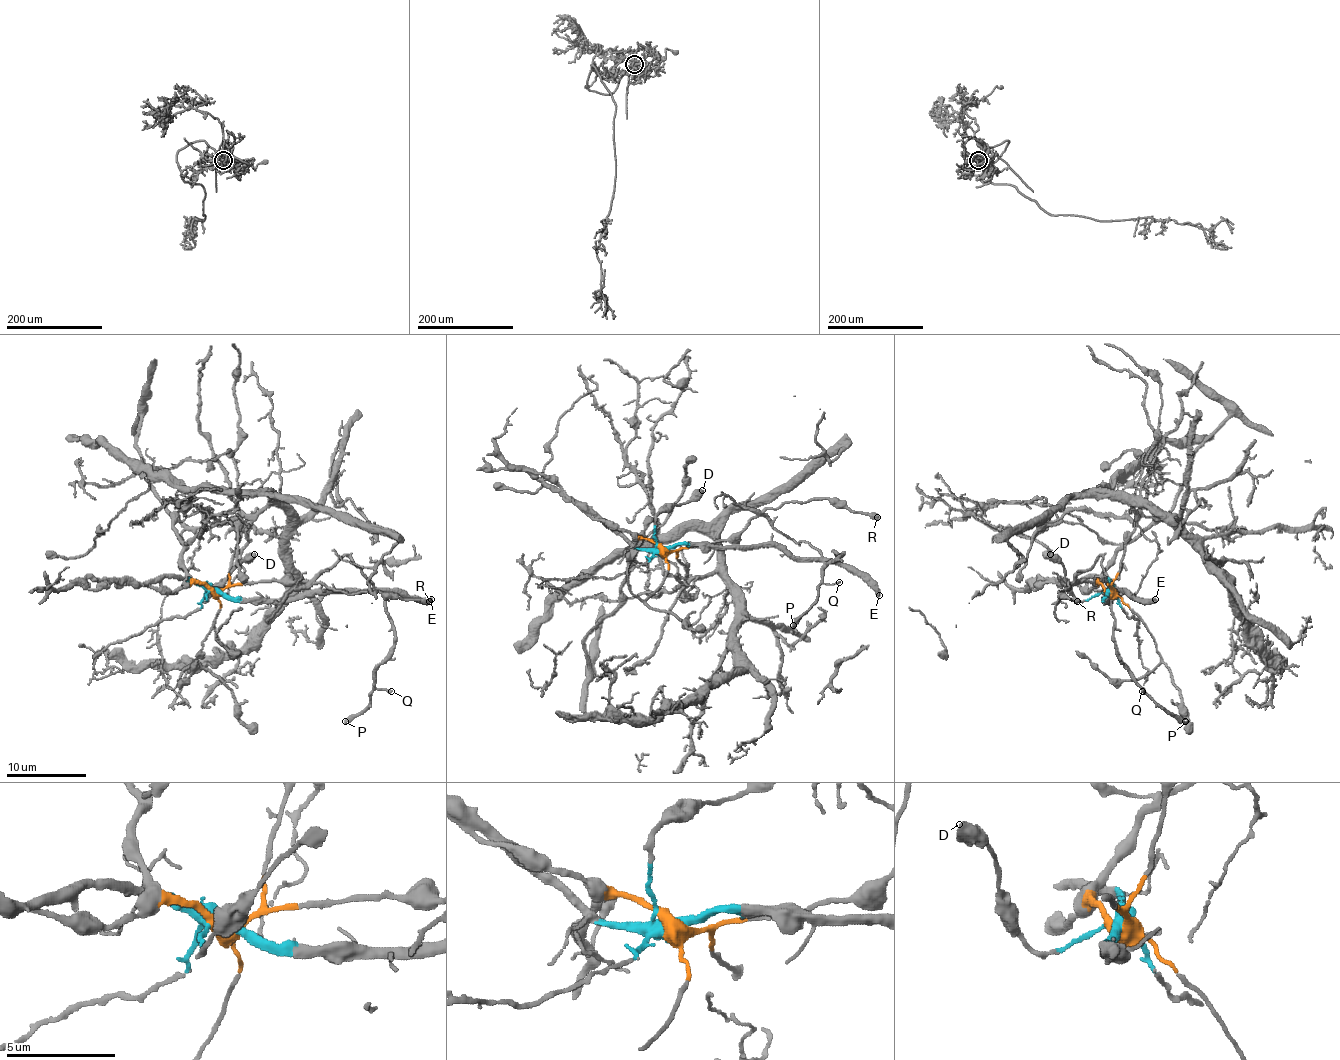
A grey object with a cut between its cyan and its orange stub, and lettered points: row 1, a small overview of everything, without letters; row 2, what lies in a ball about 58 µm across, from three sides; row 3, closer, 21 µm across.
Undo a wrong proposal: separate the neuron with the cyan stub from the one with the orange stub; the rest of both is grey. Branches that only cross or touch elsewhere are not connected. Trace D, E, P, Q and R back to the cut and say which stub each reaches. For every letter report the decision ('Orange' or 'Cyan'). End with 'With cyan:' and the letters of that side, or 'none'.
D: Cyan
E: Cyan
P: Cyan
Q: Cyan
R: Orange
With cyan: D, E, P, Q

